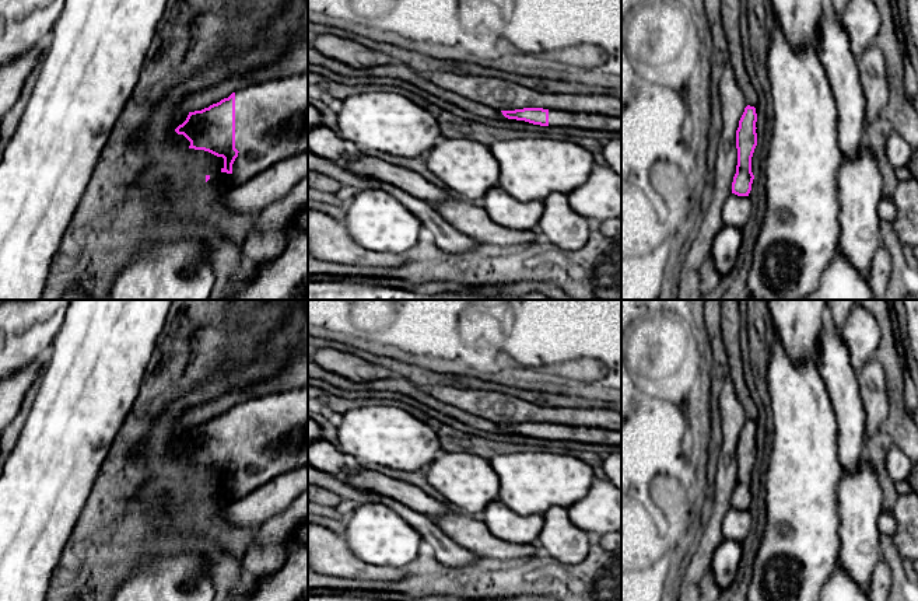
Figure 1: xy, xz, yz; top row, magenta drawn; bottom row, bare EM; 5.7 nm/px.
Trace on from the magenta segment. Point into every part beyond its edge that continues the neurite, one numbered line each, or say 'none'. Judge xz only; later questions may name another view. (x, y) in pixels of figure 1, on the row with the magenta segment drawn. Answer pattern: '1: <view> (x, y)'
1: xz (581, 122)

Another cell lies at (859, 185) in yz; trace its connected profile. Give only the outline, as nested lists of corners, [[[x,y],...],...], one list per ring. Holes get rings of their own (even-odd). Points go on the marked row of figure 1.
[[[865,144],[855,157],[844,157],[837,178],[840,241],[837,251],[863,276],[870,276],[873,256],[882,248],[879,207],[883,178]]]

